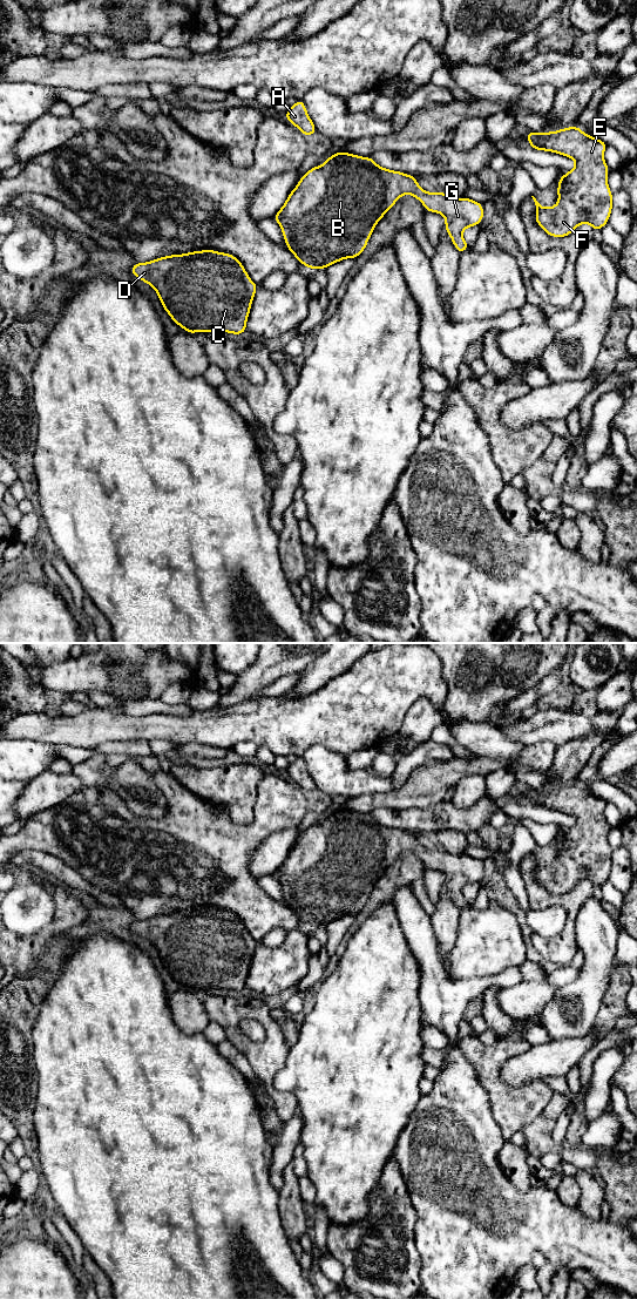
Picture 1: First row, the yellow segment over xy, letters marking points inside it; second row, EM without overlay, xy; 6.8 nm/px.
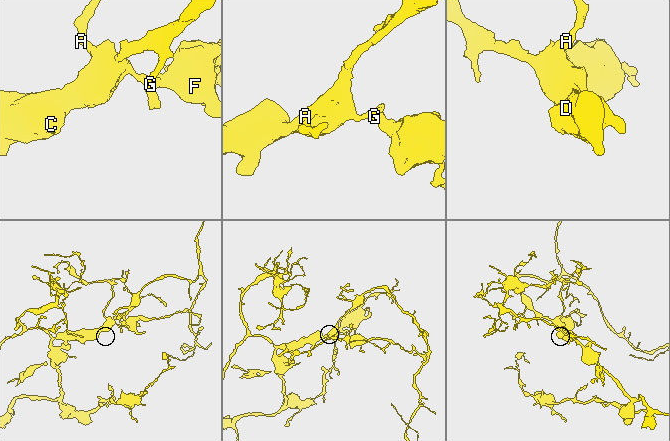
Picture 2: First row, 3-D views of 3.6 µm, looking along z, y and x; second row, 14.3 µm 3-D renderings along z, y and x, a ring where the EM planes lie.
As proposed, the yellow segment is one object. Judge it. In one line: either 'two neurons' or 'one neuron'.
one neuron

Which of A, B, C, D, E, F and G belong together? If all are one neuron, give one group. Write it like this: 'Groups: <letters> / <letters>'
Groups: A B C D E F G

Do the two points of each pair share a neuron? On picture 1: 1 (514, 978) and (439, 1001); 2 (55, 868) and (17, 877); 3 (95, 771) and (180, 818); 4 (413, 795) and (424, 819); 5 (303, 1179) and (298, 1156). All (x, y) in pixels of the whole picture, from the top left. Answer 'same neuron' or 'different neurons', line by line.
1: same neuron
2: different neurons
3: different neurons
4: different neurons
5: same neuron

